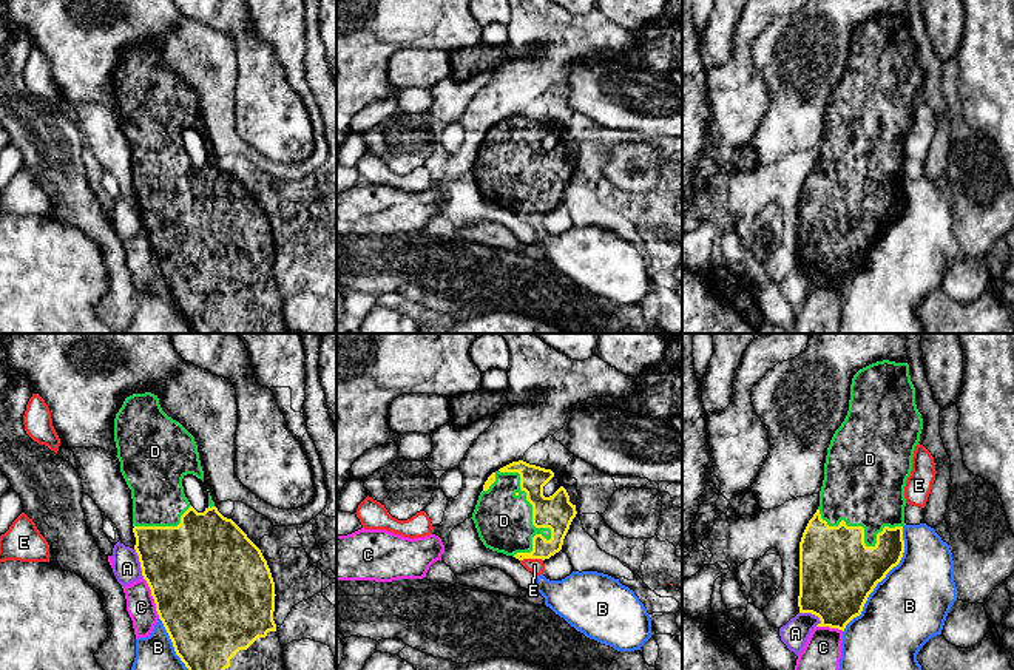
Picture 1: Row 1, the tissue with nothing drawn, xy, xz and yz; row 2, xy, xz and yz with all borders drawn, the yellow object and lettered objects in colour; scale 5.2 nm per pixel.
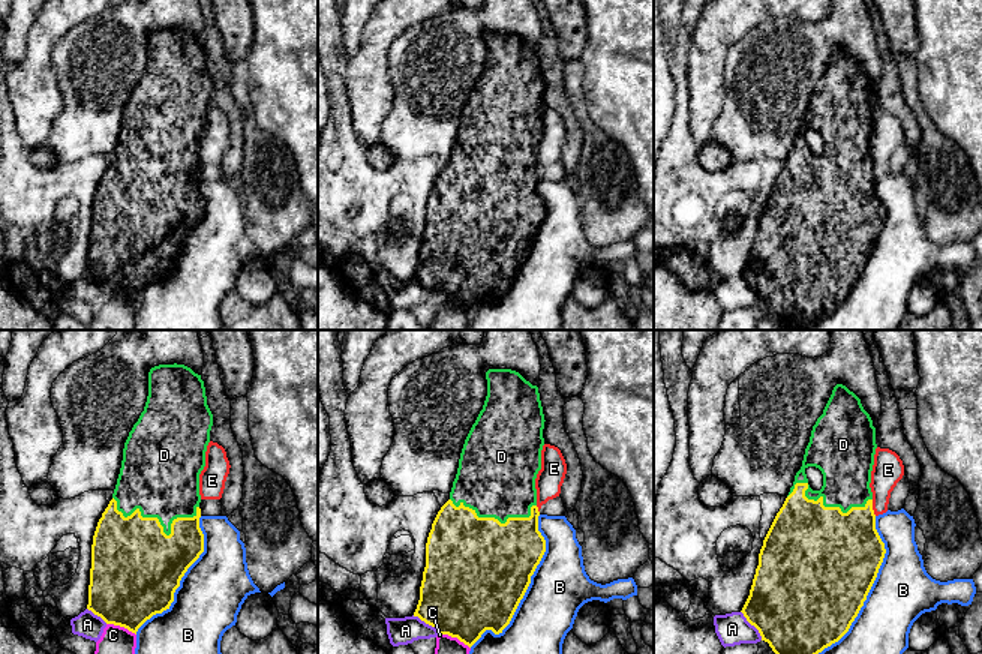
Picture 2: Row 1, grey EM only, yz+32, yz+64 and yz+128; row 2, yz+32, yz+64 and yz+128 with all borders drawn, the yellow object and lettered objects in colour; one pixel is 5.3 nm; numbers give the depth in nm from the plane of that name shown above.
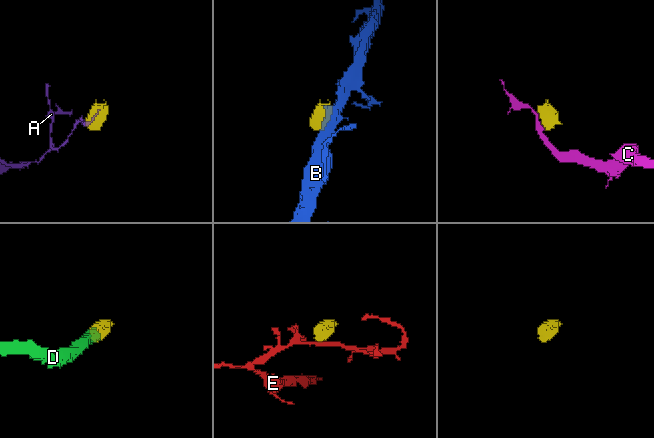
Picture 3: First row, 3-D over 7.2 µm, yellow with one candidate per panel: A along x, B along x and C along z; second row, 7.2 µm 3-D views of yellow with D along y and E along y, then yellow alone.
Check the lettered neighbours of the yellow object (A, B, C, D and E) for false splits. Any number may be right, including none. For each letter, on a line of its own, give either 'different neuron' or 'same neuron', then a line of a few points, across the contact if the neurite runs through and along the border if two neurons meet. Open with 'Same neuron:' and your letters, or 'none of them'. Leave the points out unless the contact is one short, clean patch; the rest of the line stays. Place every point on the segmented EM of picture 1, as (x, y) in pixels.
Same neuron: D
A: different neuron
B: different neuron
C: different neuron
D: same neuron
E: different neuron; line xz (542, 559), (520, 561)

